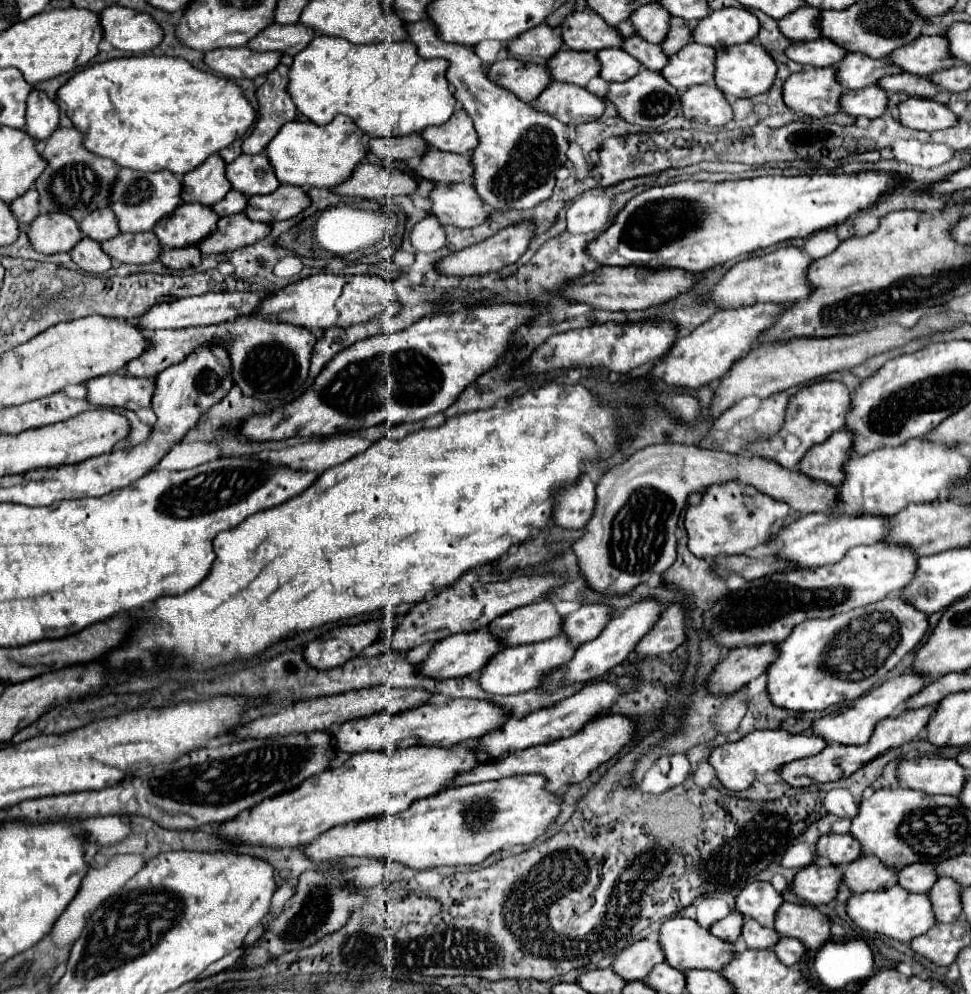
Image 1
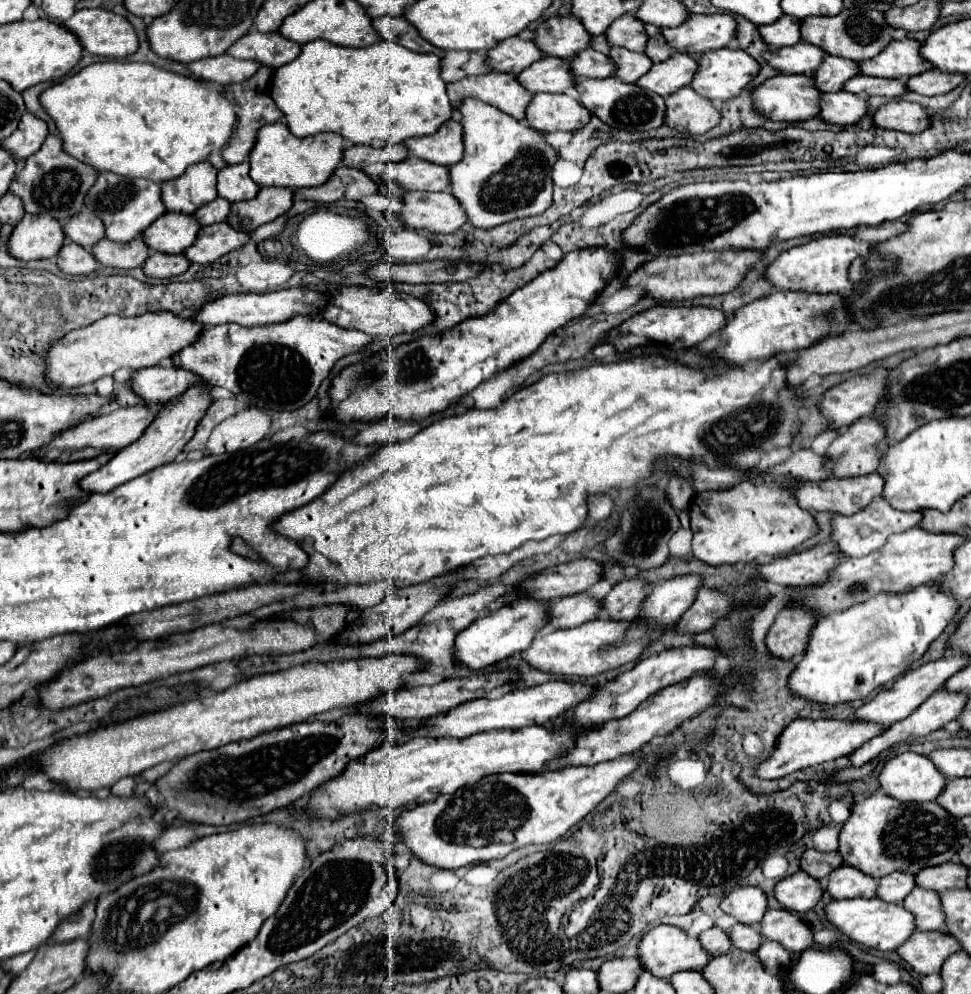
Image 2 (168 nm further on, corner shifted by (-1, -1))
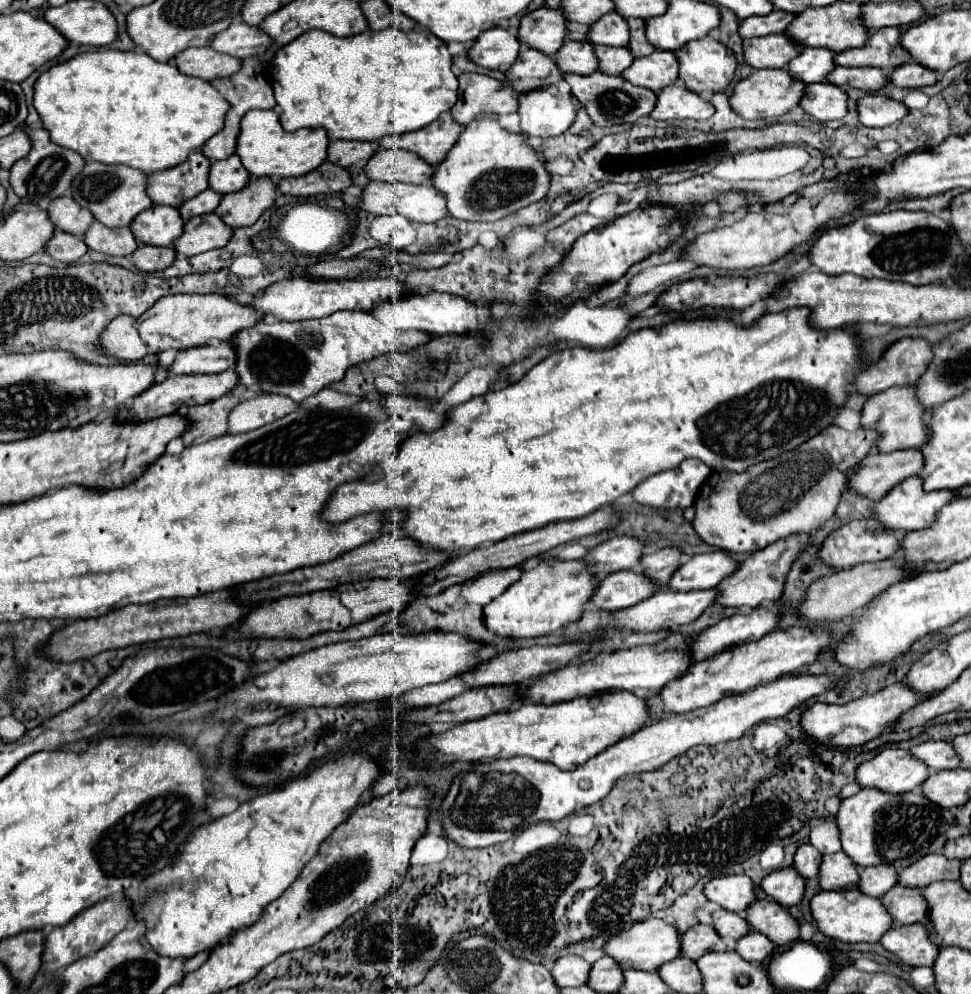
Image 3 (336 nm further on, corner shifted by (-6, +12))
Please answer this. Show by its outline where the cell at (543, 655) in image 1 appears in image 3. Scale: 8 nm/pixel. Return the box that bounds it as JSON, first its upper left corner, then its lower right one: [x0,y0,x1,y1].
[561,589,717,639]

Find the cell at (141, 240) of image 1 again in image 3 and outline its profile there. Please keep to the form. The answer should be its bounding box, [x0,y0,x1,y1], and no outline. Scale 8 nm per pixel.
[85,221,139,257]

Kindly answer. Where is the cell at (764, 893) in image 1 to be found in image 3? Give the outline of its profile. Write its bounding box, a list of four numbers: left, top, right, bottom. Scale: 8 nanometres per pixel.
[703,875,757,915]

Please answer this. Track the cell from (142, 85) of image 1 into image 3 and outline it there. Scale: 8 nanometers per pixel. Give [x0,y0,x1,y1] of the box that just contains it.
[35,49,229,173]

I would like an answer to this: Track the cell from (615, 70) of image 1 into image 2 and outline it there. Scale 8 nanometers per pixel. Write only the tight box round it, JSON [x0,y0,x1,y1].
[570,48,616,78]

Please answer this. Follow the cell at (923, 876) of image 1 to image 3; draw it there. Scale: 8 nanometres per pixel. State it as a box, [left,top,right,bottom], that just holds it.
[859,865,899,897]

